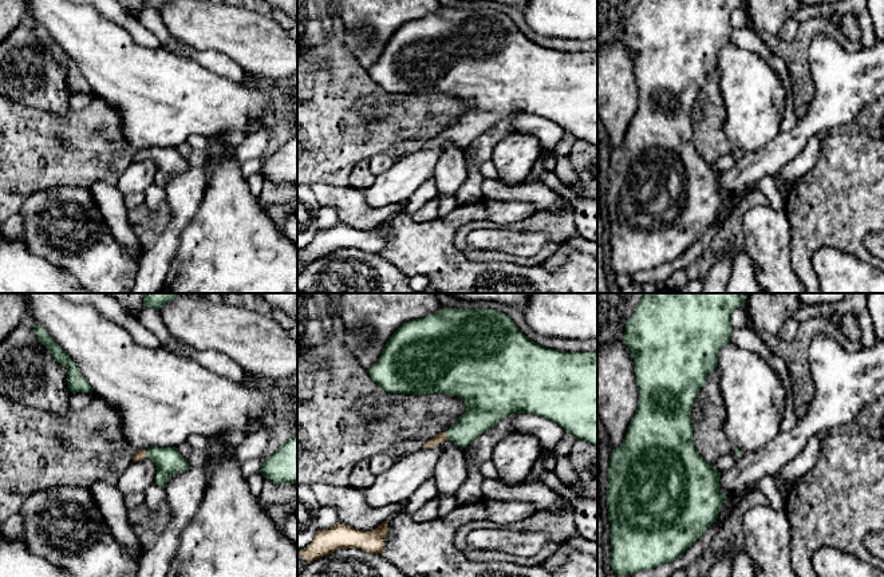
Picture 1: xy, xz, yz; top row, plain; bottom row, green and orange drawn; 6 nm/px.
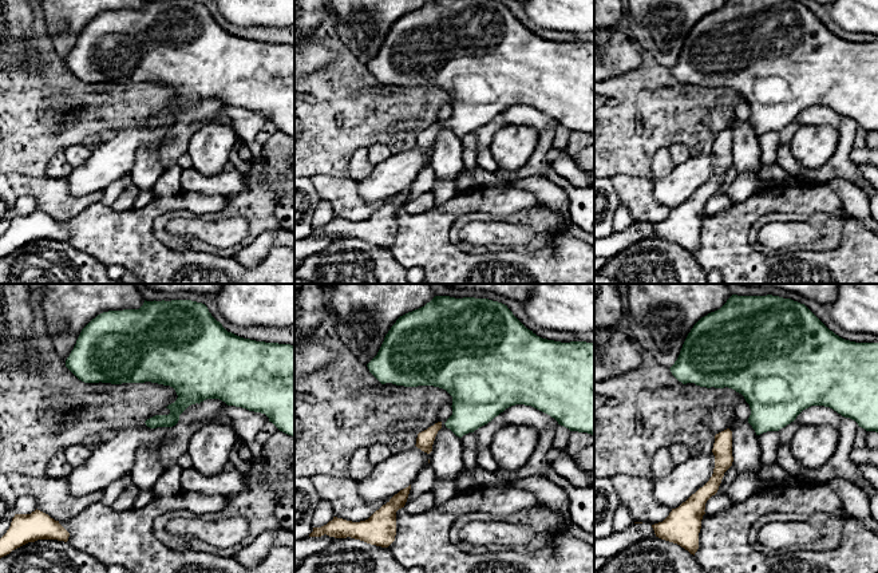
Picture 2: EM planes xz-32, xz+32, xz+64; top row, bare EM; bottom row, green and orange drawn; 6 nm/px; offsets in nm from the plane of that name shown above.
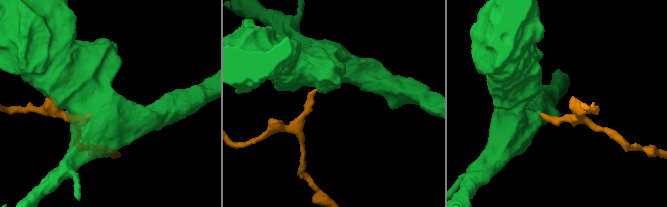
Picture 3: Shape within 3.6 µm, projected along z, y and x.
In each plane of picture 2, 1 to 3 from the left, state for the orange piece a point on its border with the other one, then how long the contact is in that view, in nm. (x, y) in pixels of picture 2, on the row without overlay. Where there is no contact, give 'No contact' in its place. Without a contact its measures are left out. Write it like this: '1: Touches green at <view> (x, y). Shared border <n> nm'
1: No contact
2: No contact
3: No contact

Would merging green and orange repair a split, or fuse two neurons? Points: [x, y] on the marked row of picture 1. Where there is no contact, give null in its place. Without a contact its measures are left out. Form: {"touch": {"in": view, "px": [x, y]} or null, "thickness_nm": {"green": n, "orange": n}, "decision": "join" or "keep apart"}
{"touch": {"in": "xz", "px": [446, 435]}, "thickness_nm": {"green": 190, "orange": 60}, "decision": "join"}

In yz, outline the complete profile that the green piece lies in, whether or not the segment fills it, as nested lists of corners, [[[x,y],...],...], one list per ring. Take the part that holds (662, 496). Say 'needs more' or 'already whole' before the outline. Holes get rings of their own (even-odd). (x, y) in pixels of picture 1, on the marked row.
already whole; [[[646,293],[625,324],[623,341],[635,361],[639,403],[621,446],[609,457],[607,509],[611,568],[616,576],[632,576],[676,560],[715,522],[727,498],[719,490],[721,473],[696,451],[691,408],[707,376],[717,369],[719,349],[730,343],[730,315],[746,299],[747,293]]]

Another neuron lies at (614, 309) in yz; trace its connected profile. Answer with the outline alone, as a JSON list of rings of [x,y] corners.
[[[597,293],[597,348],[623,339],[625,324],[646,293]]]

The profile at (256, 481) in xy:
[[[257,471],[257,473],[252,474],[246,479],[246,482],[248,482],[252,495],[259,498],[263,491],[264,482],[265,482],[265,478],[263,477],[263,474],[260,471]]]

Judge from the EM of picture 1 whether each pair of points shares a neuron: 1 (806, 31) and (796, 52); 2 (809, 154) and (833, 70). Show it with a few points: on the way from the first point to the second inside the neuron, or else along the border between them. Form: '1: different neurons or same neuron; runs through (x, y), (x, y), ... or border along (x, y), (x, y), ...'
1: same neuron; runs through (804, 36), (798, 47)
2: different neurons; border along (821, 133), (812, 137), (793, 158)

